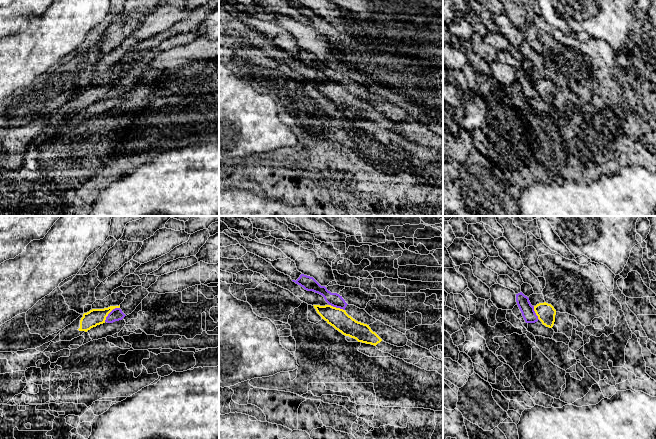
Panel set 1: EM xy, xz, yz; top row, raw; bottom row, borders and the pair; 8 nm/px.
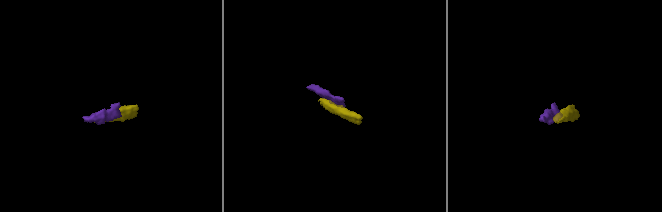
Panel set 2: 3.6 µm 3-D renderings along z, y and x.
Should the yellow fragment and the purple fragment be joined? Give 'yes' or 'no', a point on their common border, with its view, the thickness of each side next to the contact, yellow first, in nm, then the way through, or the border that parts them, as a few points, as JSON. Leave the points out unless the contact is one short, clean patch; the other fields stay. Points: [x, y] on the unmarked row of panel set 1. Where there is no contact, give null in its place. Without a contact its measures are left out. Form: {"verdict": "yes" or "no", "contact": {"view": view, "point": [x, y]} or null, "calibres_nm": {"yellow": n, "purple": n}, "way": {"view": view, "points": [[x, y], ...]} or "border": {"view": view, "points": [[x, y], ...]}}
{"verdict": "no", "contact": {"view": "xy", "point": [110, 87]}, "calibres_nm": {"yellow": 140, "purple": 100}, "border": {"view": "xy", "points": [[119, 83], [115, 83], [104, 97]]}}

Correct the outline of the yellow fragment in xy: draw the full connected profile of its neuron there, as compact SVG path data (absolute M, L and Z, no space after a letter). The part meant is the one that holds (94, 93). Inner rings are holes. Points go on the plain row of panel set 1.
M110 82L104 85L92 85L87 89L80 91L70 101L66 102L60 108L61 117L71 117L74 114L81 112L84 108L87 108L97 101L105 99L108 90L119 82Z

